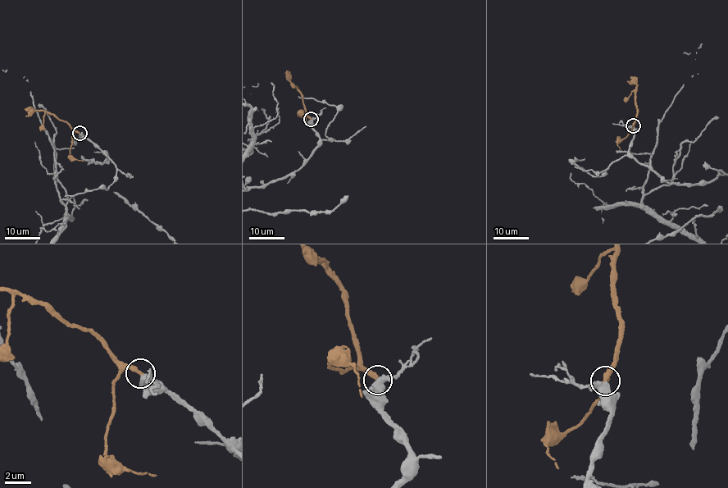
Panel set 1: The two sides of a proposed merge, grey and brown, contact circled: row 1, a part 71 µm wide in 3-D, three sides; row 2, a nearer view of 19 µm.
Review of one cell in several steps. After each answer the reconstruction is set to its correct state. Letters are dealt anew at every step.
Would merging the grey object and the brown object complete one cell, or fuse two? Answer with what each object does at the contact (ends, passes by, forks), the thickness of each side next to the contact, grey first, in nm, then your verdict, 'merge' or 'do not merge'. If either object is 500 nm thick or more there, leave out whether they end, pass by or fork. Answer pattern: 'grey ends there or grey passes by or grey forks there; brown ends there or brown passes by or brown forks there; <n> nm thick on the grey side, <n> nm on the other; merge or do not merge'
grey passes by; brown ends there; 440 nm thick on the grey side, 340 nm on the other; merge

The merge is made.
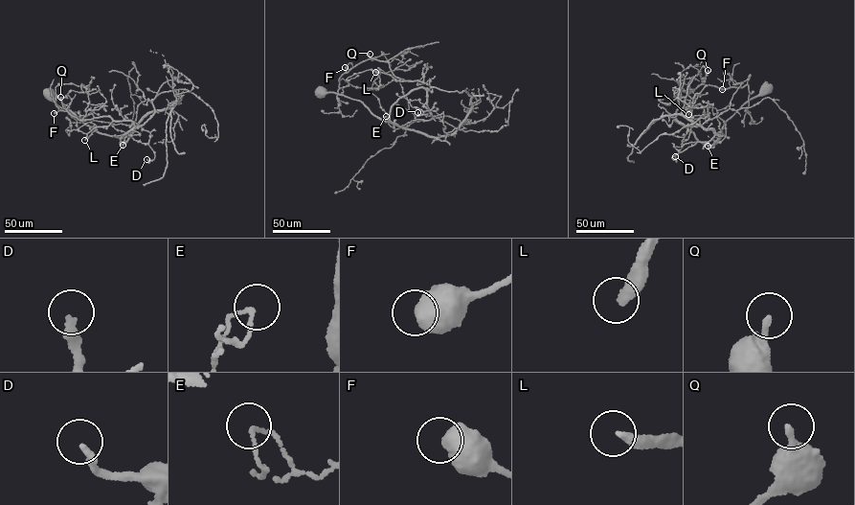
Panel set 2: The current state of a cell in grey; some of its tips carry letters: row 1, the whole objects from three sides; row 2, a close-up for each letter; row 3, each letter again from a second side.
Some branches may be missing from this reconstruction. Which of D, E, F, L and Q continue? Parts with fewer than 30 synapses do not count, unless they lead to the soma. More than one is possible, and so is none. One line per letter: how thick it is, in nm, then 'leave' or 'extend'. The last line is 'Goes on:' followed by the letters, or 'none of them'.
D: 280 nm | leave
E: 100 nm | leave
F: 650 nm | leave
L: 360 nm | extend
Q: 190 nm | leave
Goes on: L

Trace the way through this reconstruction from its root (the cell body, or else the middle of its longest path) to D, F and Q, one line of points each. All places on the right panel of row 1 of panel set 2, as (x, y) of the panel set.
D: (765, 90), (727, 120), (711, 145), (676, 120), (687, 127), (675, 156)
F: (765, 90), (748, 101), (748, 85), (722, 89)
Q: (765, 90), (748, 101), (748, 85), (721, 89), (702, 83), (708, 70)

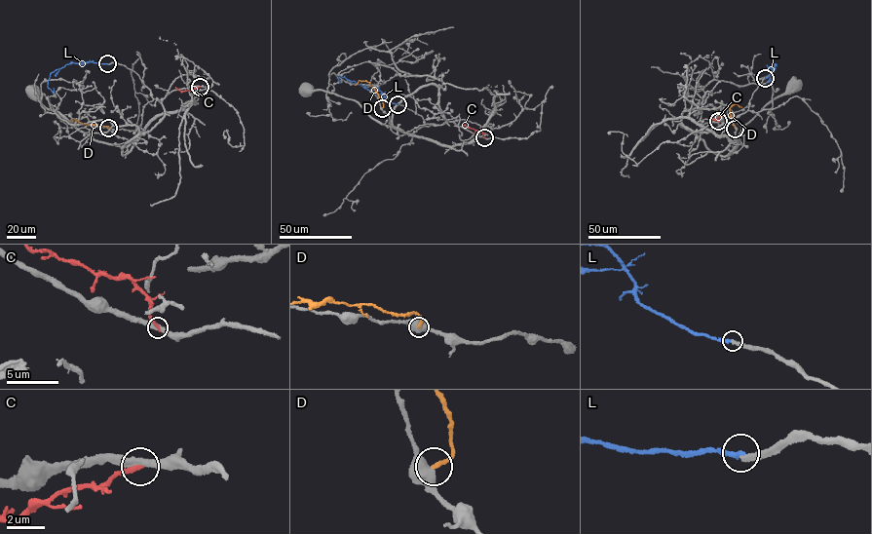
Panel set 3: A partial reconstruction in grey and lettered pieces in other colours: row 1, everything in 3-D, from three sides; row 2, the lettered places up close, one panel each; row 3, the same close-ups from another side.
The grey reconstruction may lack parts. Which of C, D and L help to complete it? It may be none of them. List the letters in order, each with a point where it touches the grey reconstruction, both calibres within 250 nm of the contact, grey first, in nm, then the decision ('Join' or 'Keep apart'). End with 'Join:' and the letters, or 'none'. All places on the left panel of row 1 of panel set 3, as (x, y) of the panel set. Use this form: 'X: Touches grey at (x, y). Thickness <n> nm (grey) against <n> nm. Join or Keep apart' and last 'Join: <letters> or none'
C: Touches grey at (200, 87). Thickness 400 nm (grey) against 240 nm. Keep apart
D: Touches grey at (108, 128). Thickness 500 nm (grey) against 200 nm. Keep apart
L: Touches grey at (107, 63). Thickness 280 nm (grey) against 260 nm. Keep apart
Join: none

